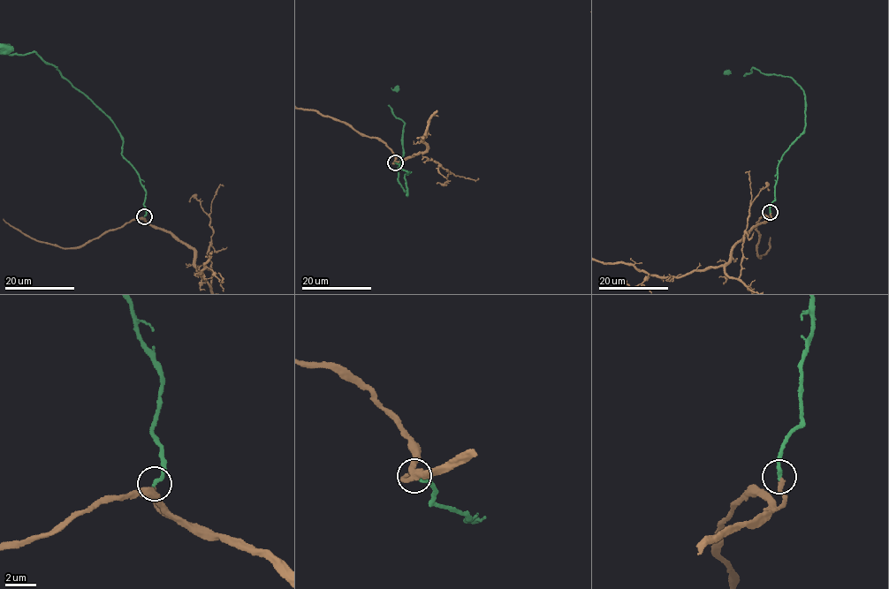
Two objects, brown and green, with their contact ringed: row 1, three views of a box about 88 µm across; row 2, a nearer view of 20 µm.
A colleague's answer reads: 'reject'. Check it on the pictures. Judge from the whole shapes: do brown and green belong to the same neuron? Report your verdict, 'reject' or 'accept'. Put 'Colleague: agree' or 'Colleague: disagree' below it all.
accept
Colleague: disagree

